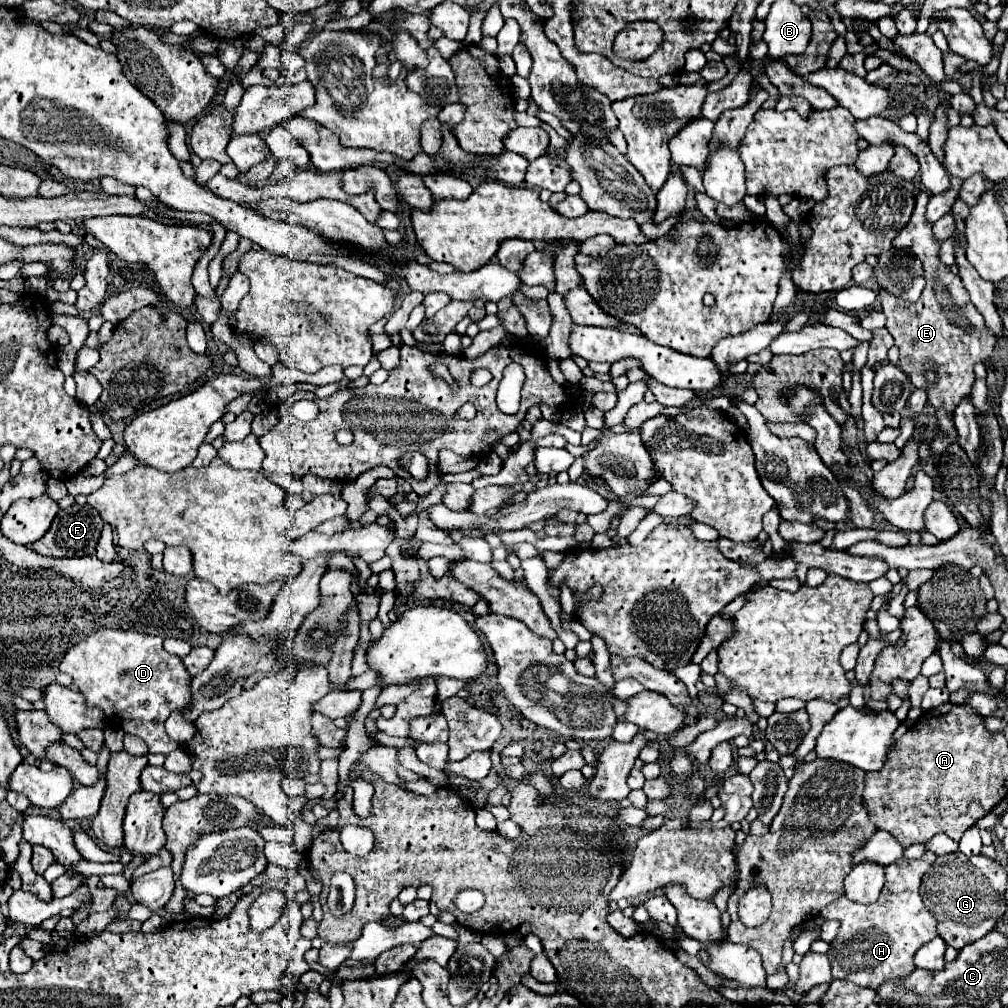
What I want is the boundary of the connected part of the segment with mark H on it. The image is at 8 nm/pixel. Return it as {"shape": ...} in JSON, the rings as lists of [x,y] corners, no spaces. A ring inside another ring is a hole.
{"shape":[[[926,851],[920,859],[898,859],[886,867],[886,885],[874,903],[854,903],[846,895],[838,897],[822,917],[838,919],[840,929],[836,939],[830,943],[828,959],[832,959],[832,977],[846,979],[858,987],[878,989],[886,979],[908,975],[916,969],[914,953],[932,941],[936,933],[936,919],[924,907],[920,897],[920,883],[924,873],[934,863],[934,853]]]}

